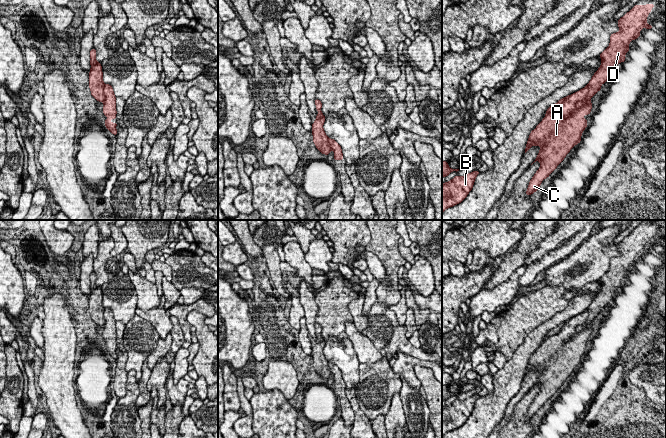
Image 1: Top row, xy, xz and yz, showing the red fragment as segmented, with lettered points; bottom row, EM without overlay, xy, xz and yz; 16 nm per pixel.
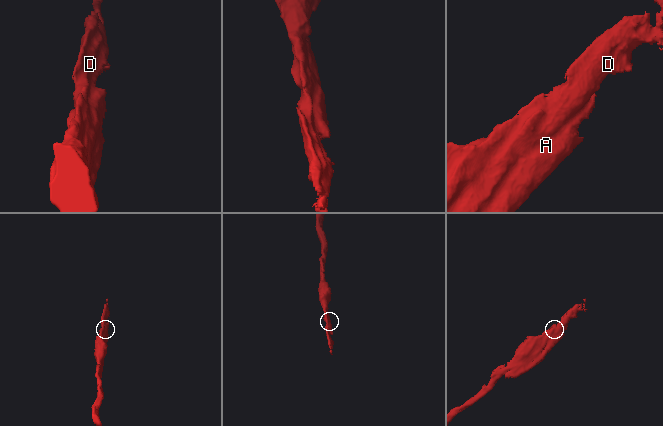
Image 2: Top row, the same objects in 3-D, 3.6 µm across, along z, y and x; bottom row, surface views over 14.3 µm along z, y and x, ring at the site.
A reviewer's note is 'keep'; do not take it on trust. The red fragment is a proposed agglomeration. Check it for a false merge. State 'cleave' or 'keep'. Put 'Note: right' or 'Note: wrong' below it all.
cleave
Note: wrong

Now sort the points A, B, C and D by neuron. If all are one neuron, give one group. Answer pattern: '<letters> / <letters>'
A C / B D

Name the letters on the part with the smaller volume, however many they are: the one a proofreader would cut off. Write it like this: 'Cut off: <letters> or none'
Cut off: A, C

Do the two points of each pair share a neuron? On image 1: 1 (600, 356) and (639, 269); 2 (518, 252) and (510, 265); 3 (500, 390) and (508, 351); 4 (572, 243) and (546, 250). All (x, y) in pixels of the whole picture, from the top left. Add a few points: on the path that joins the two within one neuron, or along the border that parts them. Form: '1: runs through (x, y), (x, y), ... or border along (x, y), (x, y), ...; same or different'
1: runs through (614, 334), (618, 325), (630, 310), (635, 291); same
2: runs through (518, 255), (511, 262); same
3: border along (522, 343), (506, 361); different
4: runs through (566, 248), (563, 251), (552, 251); same

